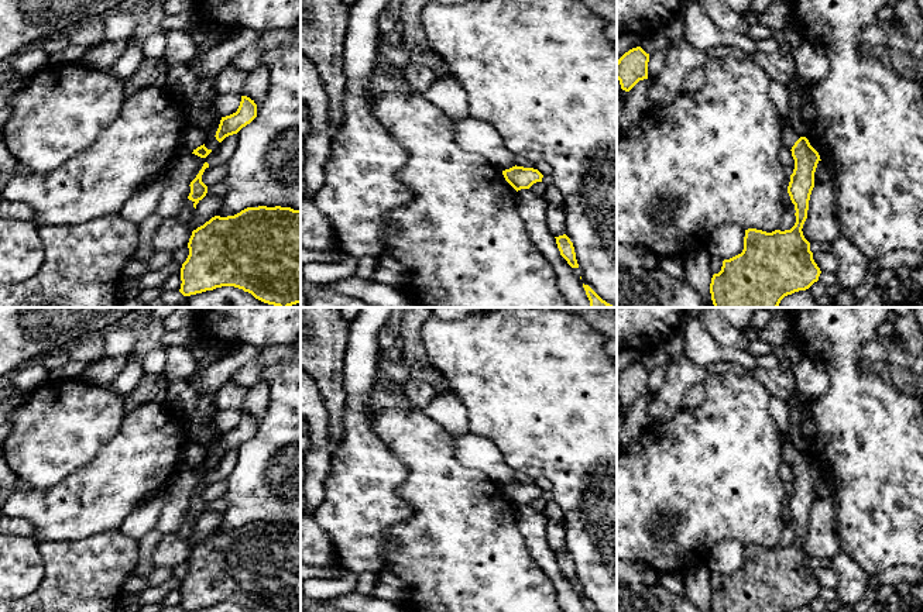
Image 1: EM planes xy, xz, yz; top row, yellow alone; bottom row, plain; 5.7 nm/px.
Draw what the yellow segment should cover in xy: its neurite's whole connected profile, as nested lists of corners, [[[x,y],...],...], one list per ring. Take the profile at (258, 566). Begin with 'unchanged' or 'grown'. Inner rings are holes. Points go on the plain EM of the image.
unchanged; [[[247,523],[234,532],[215,532],[192,547],[189,571],[181,584],[183,612],[234,602],[253,612],[301,612],[301,526]]]

